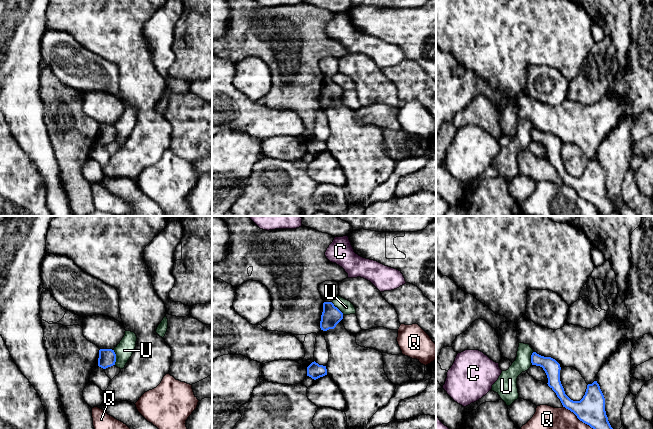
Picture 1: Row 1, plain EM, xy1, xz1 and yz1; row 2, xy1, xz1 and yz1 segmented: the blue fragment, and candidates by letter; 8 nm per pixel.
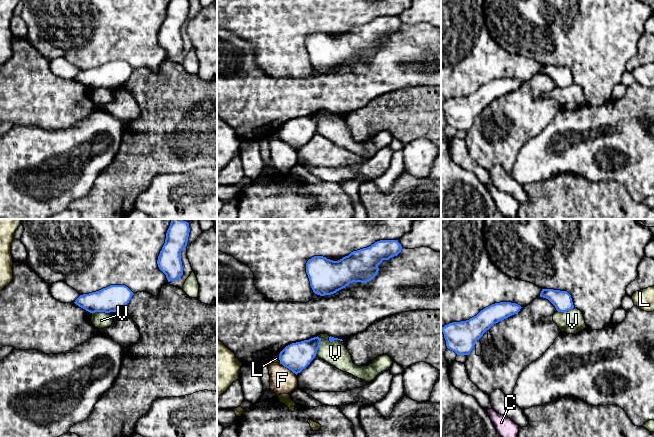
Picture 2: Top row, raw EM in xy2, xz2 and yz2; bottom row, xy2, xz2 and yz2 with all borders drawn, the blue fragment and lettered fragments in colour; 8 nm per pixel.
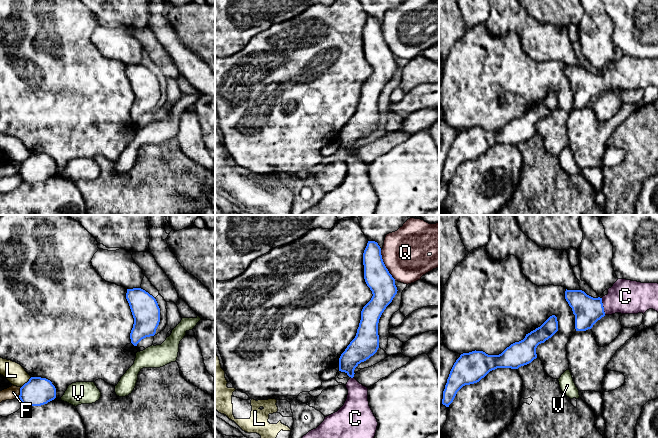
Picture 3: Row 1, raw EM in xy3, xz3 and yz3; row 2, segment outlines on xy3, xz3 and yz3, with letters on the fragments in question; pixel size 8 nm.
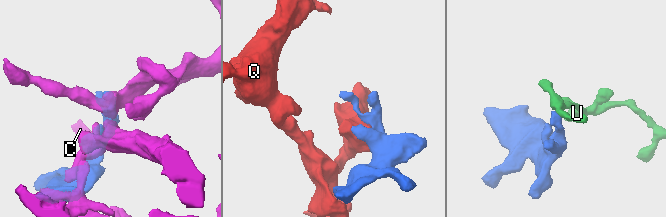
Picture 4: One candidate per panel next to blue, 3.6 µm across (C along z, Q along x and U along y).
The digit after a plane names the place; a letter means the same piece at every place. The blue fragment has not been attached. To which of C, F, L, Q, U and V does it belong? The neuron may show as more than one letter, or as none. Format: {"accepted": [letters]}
{"accepted": ["C"]}

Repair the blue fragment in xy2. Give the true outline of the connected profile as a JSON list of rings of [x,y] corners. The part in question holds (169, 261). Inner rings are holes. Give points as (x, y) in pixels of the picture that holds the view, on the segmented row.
[[[182,219],[171,220],[157,260],[158,267],[166,275],[168,282],[183,275],[181,251],[187,246],[189,232],[188,222]]]

